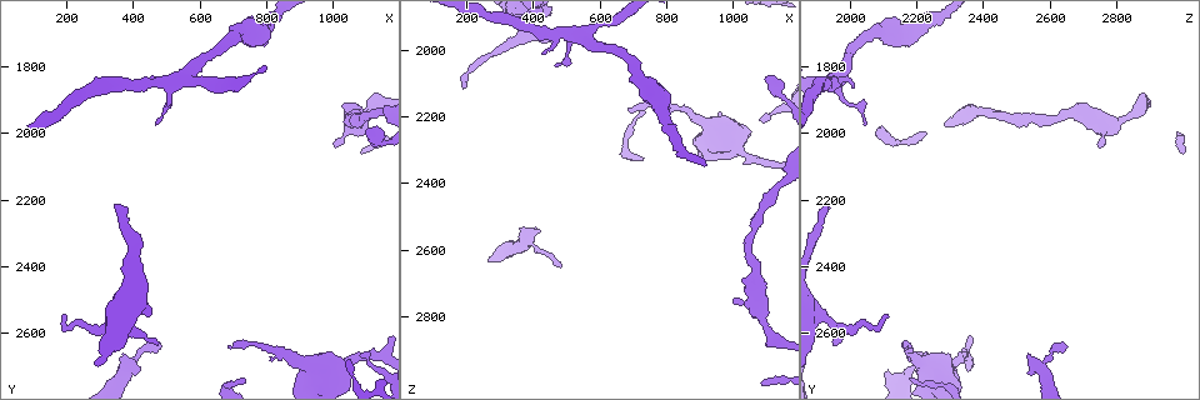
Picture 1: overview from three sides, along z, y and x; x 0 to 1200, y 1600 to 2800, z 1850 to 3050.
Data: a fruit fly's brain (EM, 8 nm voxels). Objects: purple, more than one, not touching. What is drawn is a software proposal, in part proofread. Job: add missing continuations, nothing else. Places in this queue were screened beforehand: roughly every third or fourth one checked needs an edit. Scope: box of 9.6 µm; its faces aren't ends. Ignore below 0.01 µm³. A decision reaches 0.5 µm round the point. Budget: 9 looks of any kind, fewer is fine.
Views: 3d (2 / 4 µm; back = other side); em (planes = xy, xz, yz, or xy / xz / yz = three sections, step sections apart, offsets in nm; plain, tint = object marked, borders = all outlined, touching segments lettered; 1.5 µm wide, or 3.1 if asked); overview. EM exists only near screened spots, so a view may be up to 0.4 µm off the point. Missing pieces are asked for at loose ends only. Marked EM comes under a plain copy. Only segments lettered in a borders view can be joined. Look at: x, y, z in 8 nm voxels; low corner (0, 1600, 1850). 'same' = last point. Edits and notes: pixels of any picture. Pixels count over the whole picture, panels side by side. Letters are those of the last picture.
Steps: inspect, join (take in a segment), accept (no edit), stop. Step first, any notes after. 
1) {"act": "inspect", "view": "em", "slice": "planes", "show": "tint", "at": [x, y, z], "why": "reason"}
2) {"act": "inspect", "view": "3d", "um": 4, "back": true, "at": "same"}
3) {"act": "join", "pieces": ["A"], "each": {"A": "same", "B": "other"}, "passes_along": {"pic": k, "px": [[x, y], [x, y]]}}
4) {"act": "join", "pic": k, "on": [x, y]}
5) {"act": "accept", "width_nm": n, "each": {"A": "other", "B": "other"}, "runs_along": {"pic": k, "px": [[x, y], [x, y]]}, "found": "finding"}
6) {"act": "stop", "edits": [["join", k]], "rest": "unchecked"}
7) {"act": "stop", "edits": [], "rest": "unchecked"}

{"act": "inspect", "view": "3d", "um": 4, "at": [340, 2220, 1930], "why": "branch stops here"}

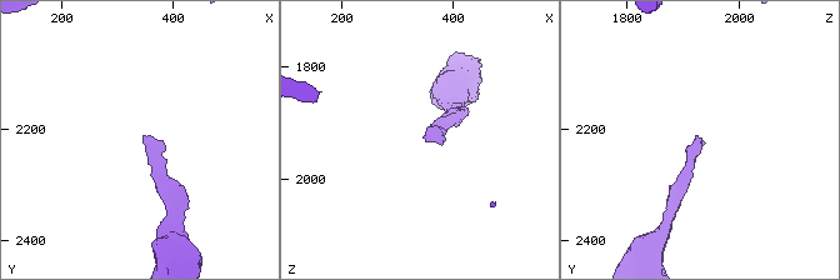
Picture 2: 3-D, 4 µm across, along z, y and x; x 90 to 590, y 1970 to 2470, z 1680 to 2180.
{"act": "inspect", "view": "em", "slice": "planes", "show": "borders", "at": [340, 2220, 1930]}

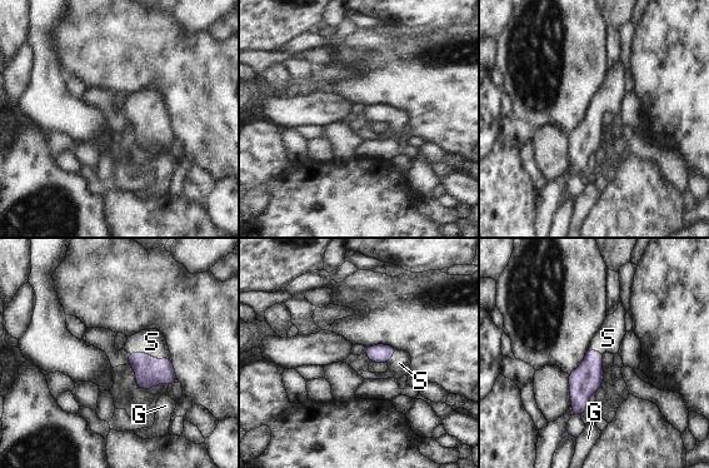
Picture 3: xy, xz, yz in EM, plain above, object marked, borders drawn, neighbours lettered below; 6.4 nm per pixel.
{"act": "join", "pieces": ["S"], "width_nm": 110, "each": {"G": "other", "S": "same"}, "passes_along": {"pic": 3, "px": [[149, 372], [149, 356], [151, 342]]}, "found": "the neuron continues"}

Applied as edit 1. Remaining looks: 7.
{"act": "inspect", "view": "em", "slice": "planes", "show": "borders", "at": [470, 2630, 1960], "why": "an open end"}

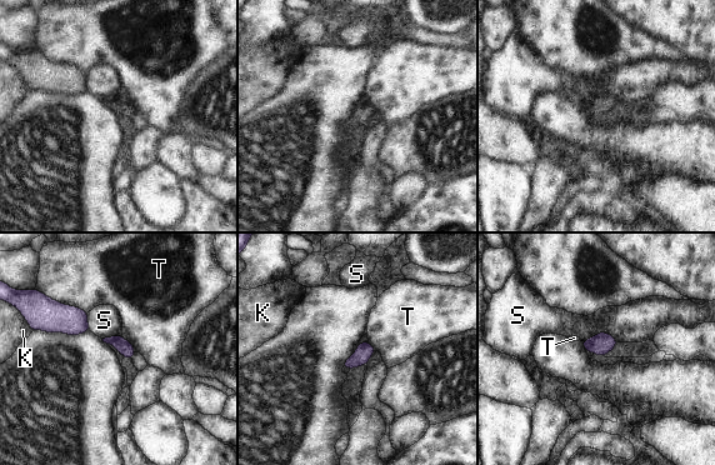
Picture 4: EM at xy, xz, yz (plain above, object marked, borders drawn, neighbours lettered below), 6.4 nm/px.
{"act": "accept", "longest_contact_nm": ["S", 240], "each": {"K": "other", "S": "other", "T": "other"}, "border": {"pic": 4, "px": [[58, 301], [79, 306], [86, 313]]}, "found": "no lettered segment goes on from it"}

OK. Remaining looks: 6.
{"act": "inspect", "view": "3d", "um": 4, "at": [480, 2650, 2650], "why": "an open end"}

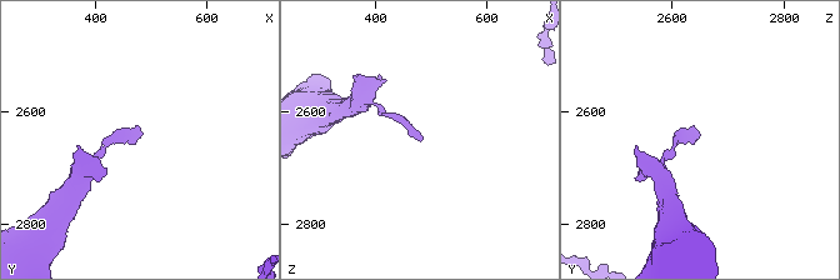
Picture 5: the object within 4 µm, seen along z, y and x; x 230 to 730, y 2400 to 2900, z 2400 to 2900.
{"act": "inspect", "view": "em", "slice": "planes", "show": "borders", "at": [480, 2645, 2655], "why": "shape alone is not enough"}

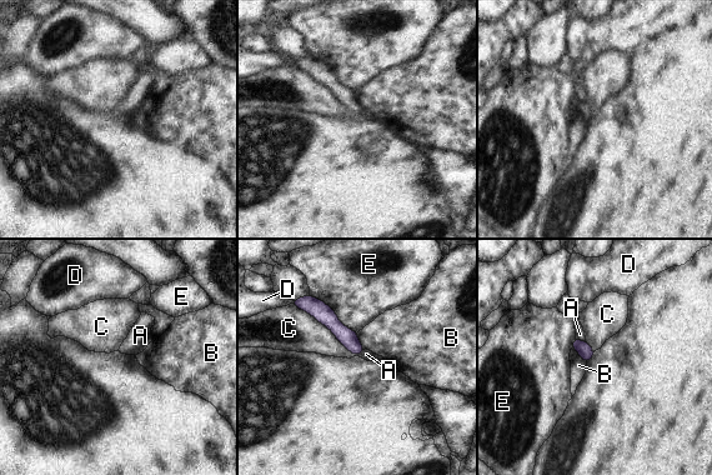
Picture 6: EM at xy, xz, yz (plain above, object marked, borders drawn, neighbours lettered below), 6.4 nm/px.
{"act": "accept", "each": {"A": "other", "B": "other", "C": "other", "D": "other", "E": "other"}, "border": {"pic": 6, "px": [[575, 338], [585, 341]]}, "found": "none of them fits"}

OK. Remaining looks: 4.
{"act": "stop", "edits": [["join", 3]], "rest": "unchecked"}

